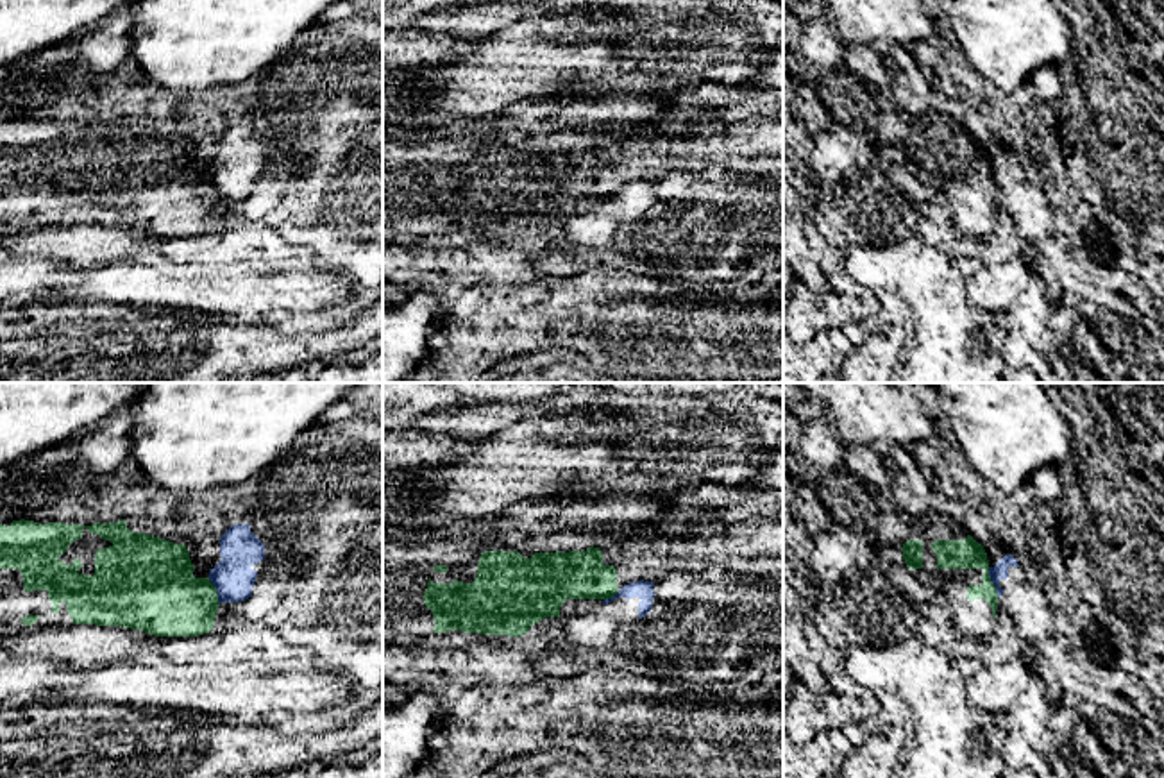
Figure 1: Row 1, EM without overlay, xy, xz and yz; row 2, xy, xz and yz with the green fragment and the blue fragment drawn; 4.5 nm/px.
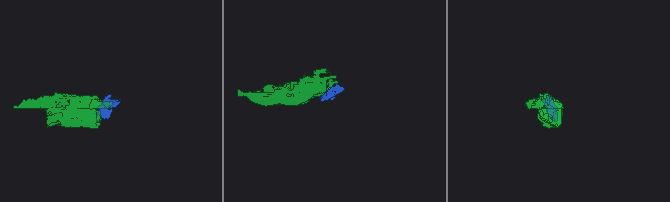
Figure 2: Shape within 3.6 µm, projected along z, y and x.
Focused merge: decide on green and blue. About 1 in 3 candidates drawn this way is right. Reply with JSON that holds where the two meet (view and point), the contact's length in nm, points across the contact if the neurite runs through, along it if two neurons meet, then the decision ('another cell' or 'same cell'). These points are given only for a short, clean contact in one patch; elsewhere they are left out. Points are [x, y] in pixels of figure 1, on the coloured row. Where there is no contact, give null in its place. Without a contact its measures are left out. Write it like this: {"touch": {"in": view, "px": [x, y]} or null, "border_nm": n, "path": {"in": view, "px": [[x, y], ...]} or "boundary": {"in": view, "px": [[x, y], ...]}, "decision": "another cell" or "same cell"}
{"touch": {"in": "yz", "px": [991, 582]}, "border_nm": 140, "boundary": {"in": "yz", "px": [[989, 567], [989, 578], [998, 596]]}, "decision": "another cell"}

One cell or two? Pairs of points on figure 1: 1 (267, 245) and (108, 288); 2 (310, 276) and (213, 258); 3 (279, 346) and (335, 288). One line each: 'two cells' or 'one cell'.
1: one cell
2: one cell
3: two cells

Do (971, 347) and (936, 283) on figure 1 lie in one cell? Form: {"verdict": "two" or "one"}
{"verdict": "one"}

